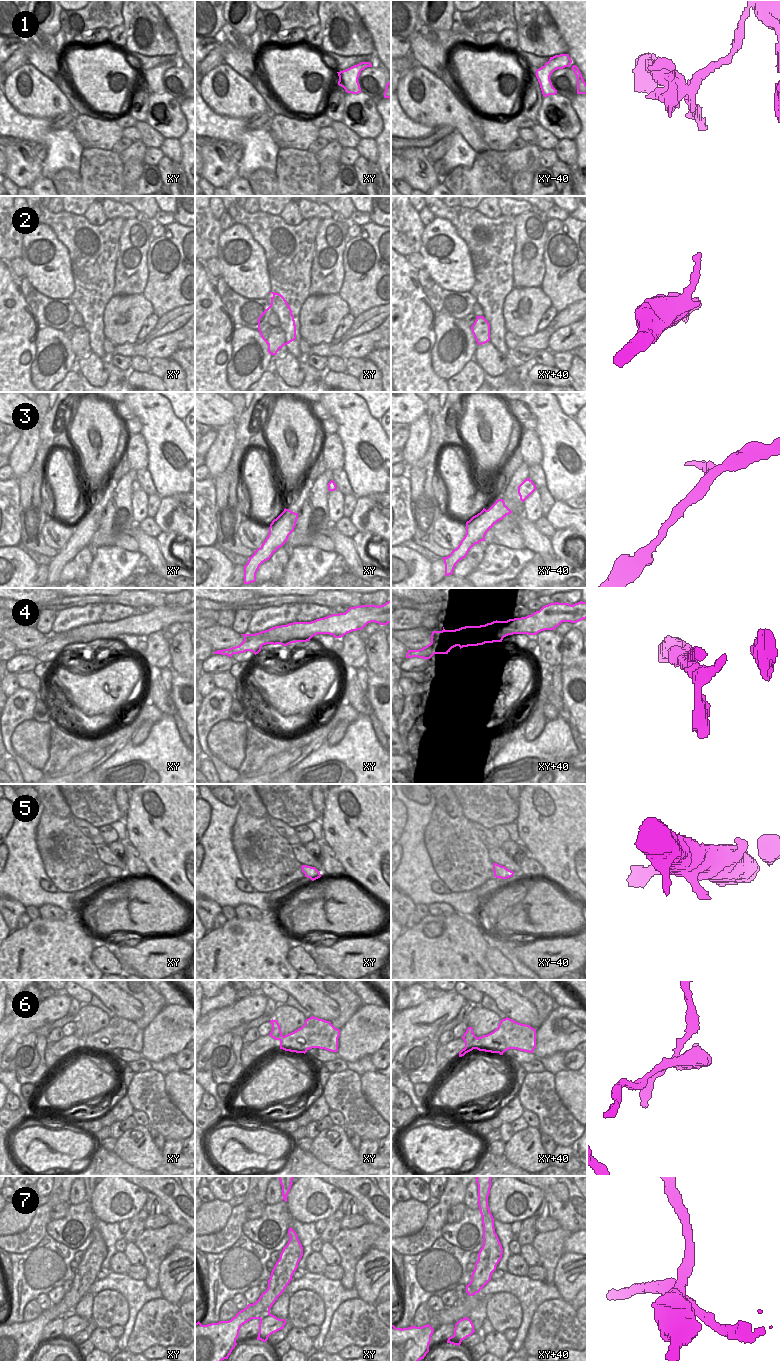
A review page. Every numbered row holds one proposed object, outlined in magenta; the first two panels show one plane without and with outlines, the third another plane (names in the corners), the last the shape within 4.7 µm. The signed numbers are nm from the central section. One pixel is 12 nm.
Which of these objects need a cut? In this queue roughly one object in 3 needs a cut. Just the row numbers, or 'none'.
2, 4, 6, 7

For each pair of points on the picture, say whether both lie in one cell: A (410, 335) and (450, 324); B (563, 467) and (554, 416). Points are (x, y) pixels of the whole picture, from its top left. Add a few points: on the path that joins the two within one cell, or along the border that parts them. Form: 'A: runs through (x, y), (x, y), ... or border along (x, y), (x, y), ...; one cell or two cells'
A: border along (438, 314), (435, 320), (435, 340); two cells
B: runs through (557, 454), (555, 429); one cell

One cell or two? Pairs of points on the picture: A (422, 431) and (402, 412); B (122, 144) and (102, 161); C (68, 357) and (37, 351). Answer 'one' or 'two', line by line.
A: two
B: two
C: two

